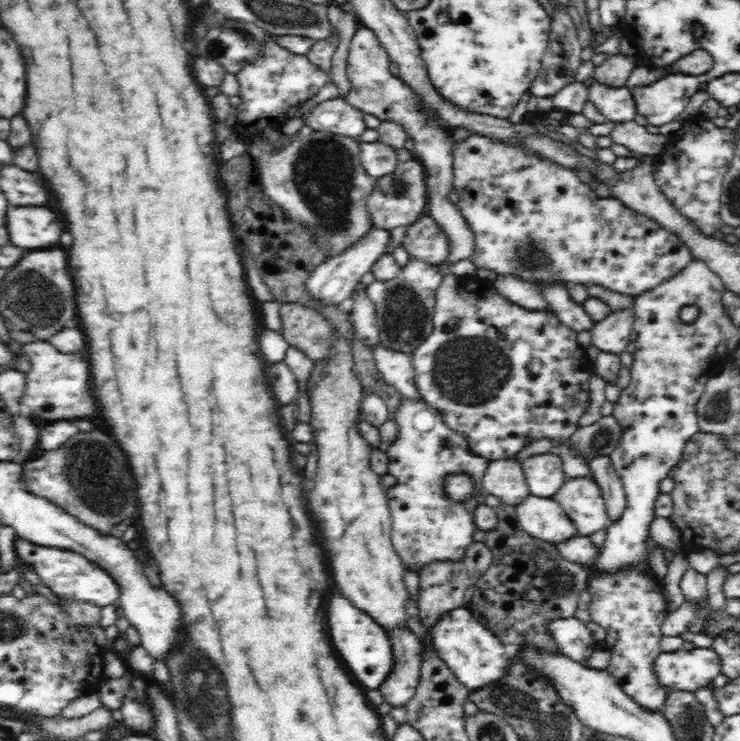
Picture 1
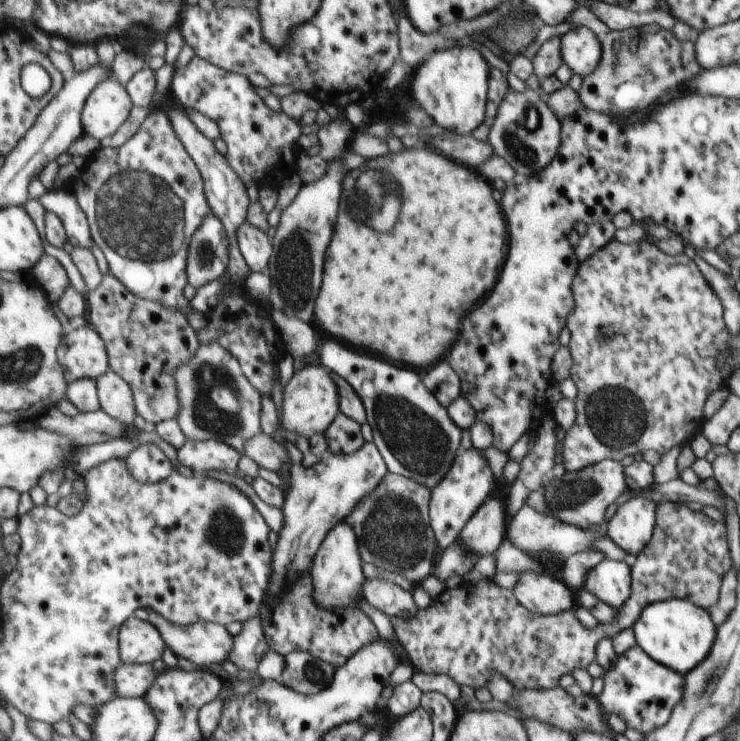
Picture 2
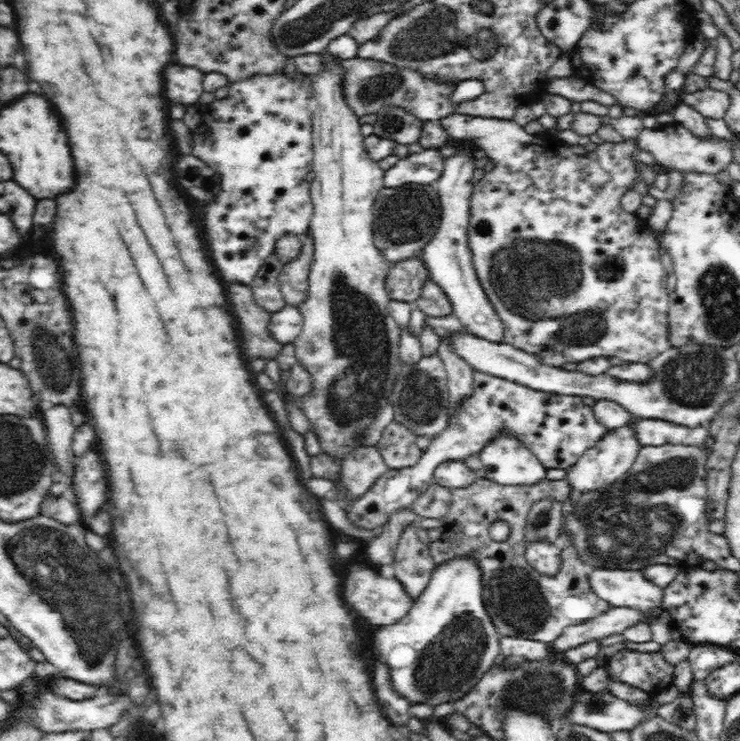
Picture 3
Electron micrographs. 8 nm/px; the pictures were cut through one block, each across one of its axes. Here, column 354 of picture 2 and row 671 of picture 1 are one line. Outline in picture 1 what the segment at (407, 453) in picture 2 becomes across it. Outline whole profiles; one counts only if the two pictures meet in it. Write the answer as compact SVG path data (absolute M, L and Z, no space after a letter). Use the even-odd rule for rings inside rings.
M332 594L330 606L328 606L328 628L332 636L332 644L336 652L342 656L344 664L352 672L354 678L358 678L360 684L368 686L368 689L378 689L392 672L395 656L389 634L367 612L352 606L350 600L342 598L340 594Z

